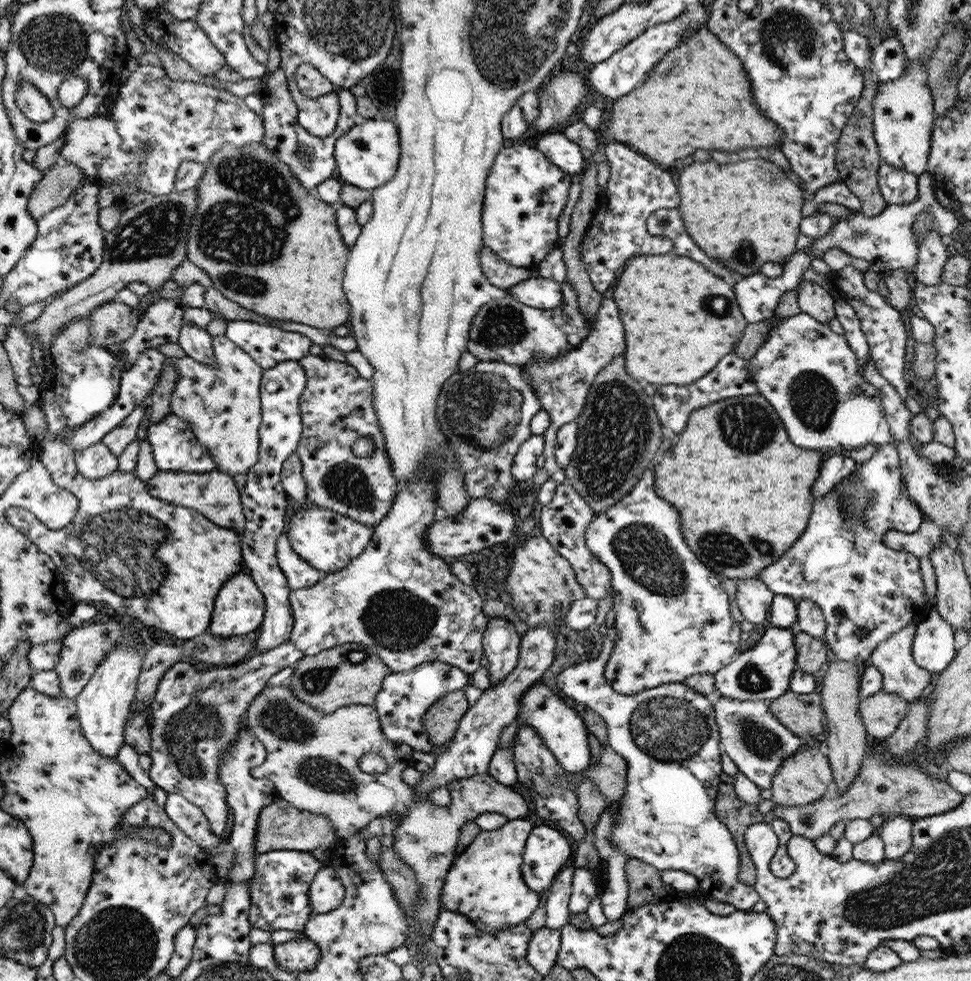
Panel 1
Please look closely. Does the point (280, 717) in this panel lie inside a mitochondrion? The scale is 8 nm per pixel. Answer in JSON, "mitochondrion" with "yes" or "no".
{"mitochondrion":"yes"}

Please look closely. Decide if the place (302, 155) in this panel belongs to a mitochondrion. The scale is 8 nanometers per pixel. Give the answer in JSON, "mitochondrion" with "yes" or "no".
{"mitochondrion":"yes"}

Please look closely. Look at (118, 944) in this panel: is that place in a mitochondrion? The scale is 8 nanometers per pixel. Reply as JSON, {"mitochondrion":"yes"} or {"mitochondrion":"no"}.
{"mitochondrion":"yes"}

